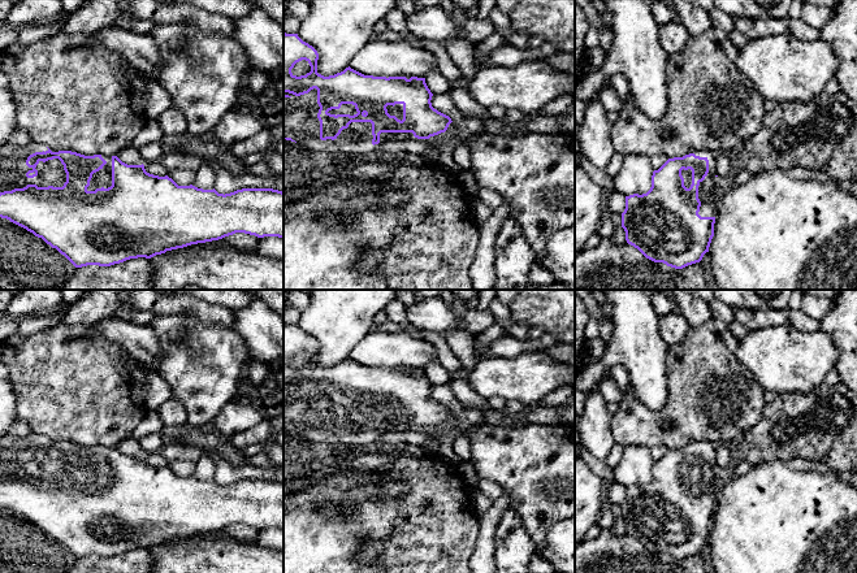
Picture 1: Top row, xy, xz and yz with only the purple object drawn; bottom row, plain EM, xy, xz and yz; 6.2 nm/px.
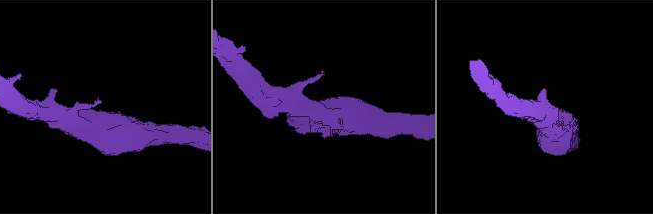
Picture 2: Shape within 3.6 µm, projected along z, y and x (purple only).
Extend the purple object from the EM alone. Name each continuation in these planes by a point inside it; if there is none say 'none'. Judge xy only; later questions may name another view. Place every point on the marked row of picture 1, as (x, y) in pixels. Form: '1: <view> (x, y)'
1: xy (13, 168)

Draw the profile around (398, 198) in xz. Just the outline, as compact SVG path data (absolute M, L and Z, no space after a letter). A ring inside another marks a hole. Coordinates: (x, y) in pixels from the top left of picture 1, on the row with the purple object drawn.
M349 178L283 204L283 290L386 290L380 273L363 272L356 264L367 249L389 247L398 222L398 205L404 201L404 194L398 190L373 187L368 178Z

